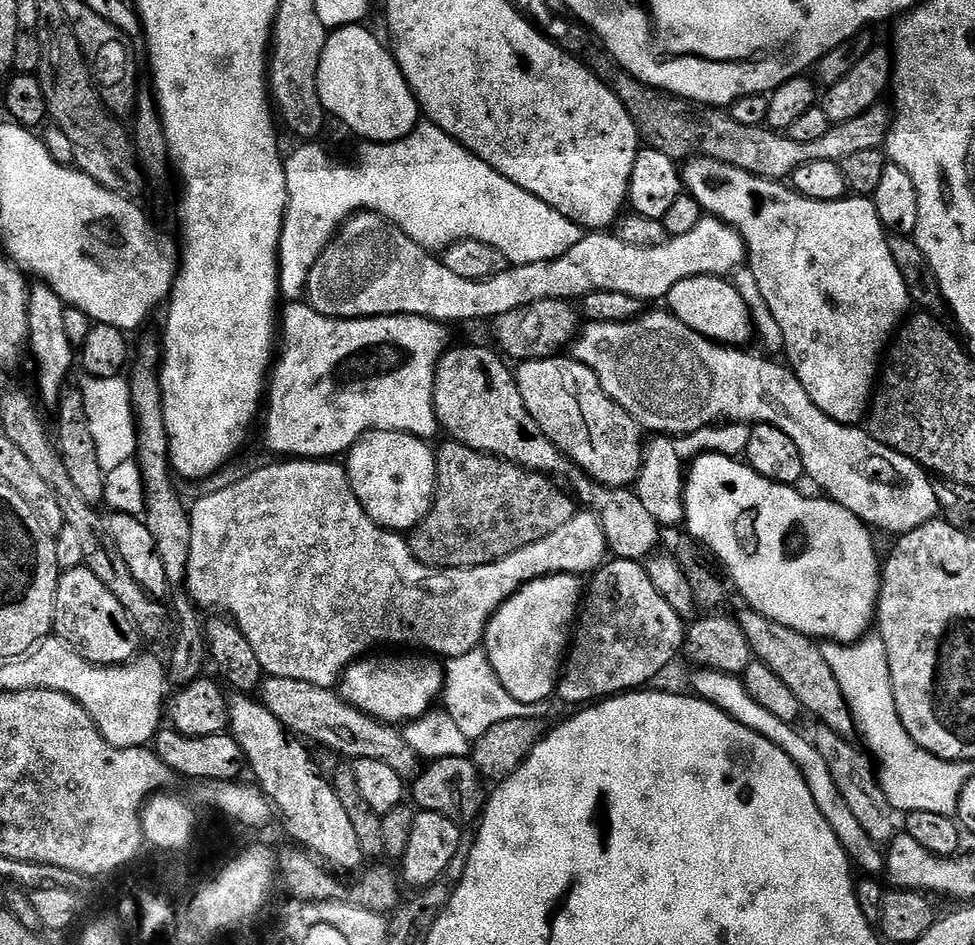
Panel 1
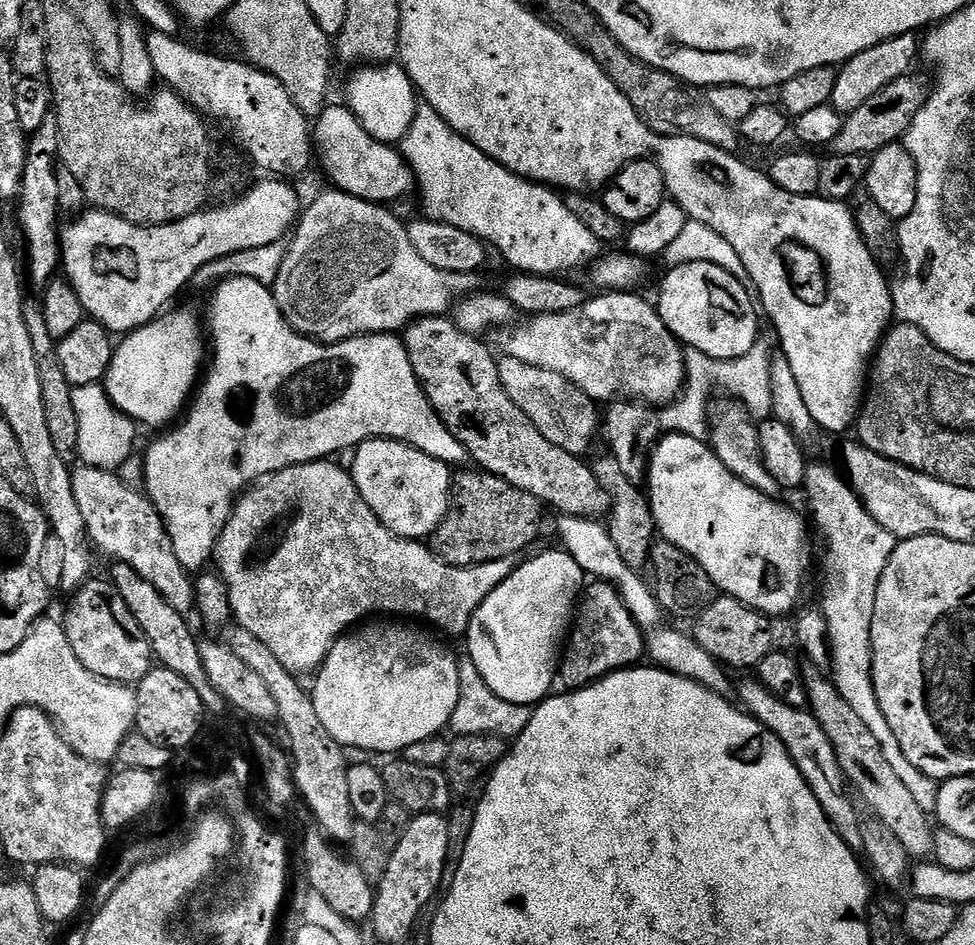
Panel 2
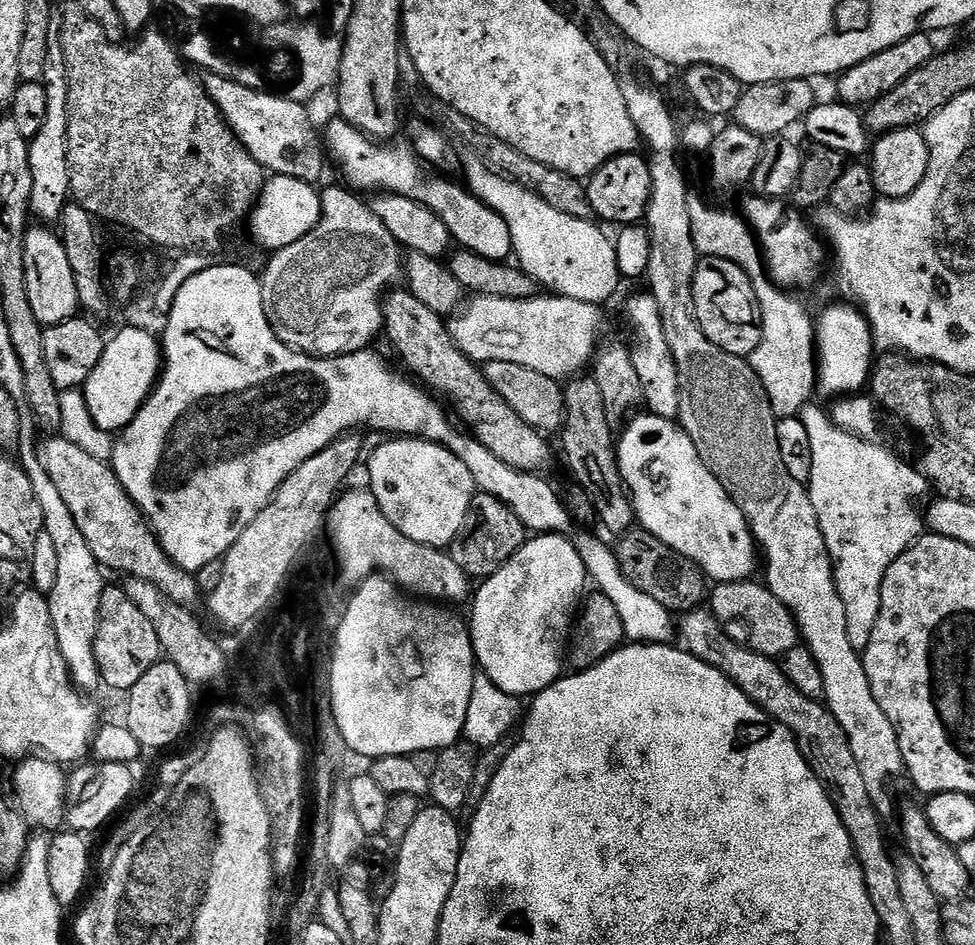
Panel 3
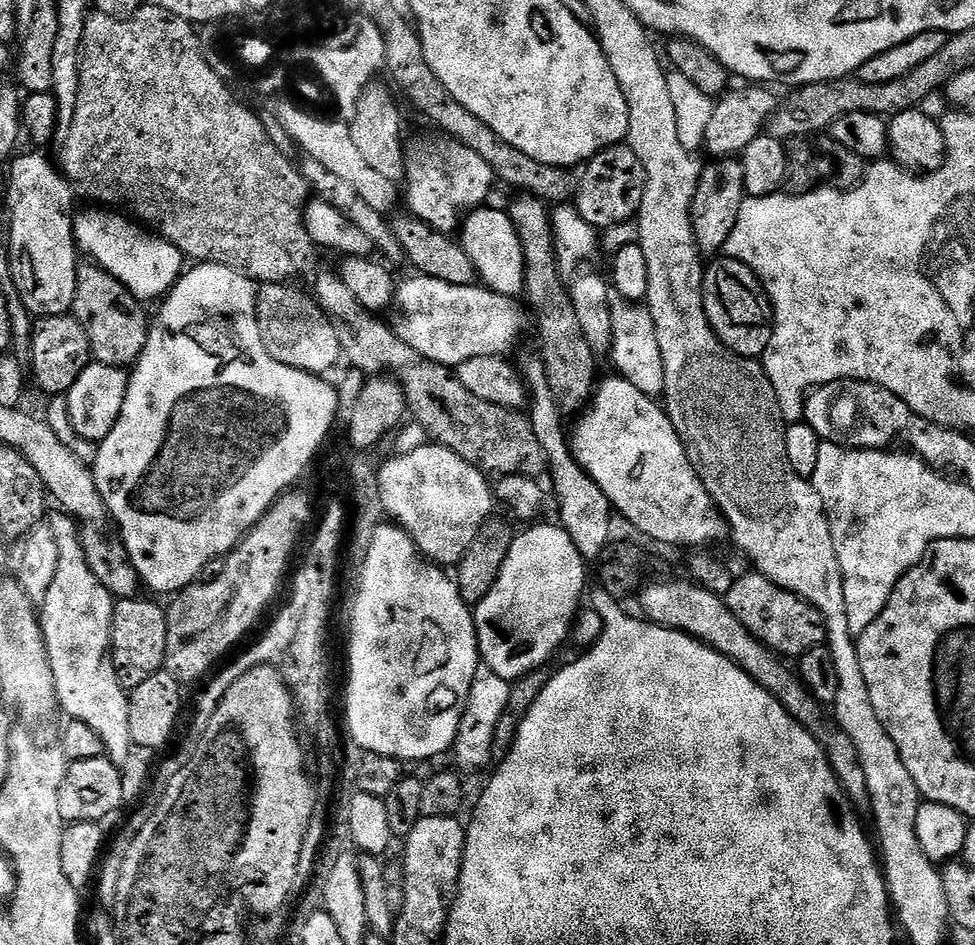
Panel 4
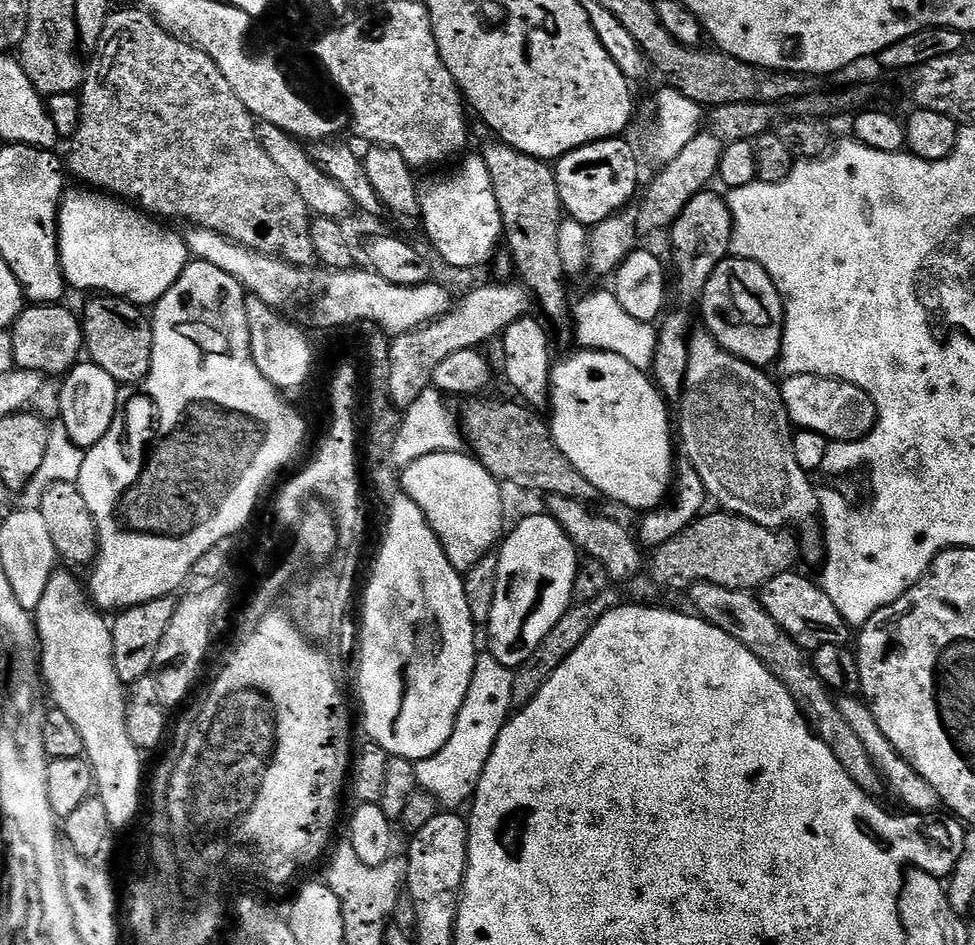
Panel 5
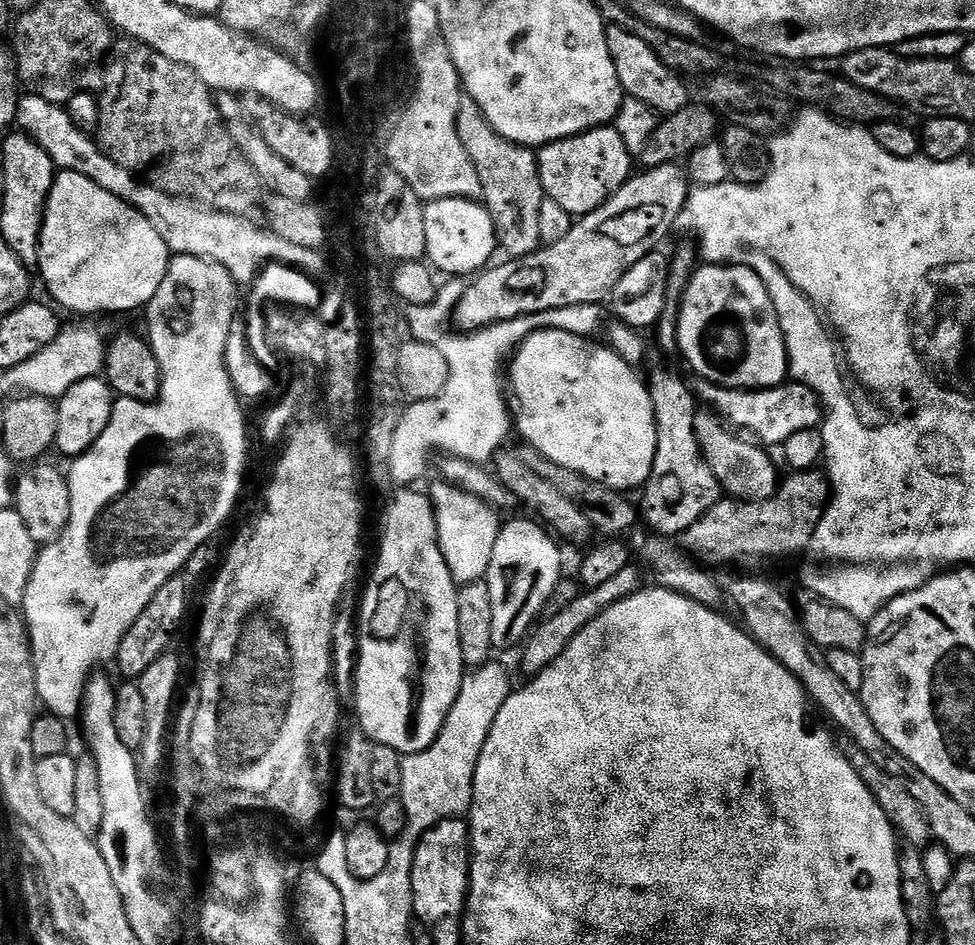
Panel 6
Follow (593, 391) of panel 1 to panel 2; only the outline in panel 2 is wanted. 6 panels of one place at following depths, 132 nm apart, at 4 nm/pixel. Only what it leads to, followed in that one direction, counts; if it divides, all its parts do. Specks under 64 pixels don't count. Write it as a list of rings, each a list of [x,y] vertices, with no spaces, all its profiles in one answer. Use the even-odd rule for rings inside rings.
[[[501,355],[498,360],[498,378],[502,378],[502,386],[506,394],[510,394],[510,402],[538,426],[542,438],[554,442],[562,450],[581,458],[587,457],[592,443],[602,428],[602,416],[596,408],[597,401],[589,398],[574,382],[562,378],[562,374],[554,374],[554,370],[546,370],[538,366],[530,366],[518,358]]]

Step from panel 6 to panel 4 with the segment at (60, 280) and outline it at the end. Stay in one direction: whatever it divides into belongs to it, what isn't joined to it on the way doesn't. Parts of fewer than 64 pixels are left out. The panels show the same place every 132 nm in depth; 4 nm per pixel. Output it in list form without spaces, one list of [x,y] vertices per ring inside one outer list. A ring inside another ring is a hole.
[[[96,210],[100,212],[84,212],[75,217],[74,227],[76,229],[76,246],[81,253],[84,252],[89,261],[100,265],[118,282],[122,282],[122,286],[126,286],[126,290],[130,290],[130,294],[134,294],[137,300],[141,302],[149,302],[148,300],[159,301],[161,298],[167,297],[175,286],[177,280],[180,279],[186,268],[186,257],[173,246],[169,240],[165,240],[163,236],[153,234],[147,227],[141,226],[139,223],[133,222],[127,215],[121,214],[116,210]]]

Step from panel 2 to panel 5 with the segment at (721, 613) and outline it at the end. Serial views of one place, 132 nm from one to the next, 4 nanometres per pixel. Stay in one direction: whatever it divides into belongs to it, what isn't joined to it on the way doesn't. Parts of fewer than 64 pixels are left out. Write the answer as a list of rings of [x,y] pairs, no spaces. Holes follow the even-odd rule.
[[[793,570],[778,574],[778,578],[770,578],[764,587],[759,589],[760,604],[782,626],[782,630],[792,639],[799,648],[814,650],[818,646],[834,646],[835,644],[847,645],[850,626],[838,614],[834,602],[815,579],[807,580],[799,576],[799,571]]]

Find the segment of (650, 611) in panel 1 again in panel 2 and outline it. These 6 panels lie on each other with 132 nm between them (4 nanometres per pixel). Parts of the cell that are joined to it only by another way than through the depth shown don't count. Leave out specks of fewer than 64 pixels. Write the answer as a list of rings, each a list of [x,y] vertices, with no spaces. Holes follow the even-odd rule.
[[[589,583],[583,589],[570,628],[570,639],[562,652],[562,663],[558,668],[559,683],[564,683],[563,687],[568,690],[586,688],[614,671],[639,665],[645,656],[646,634],[630,614],[615,584]]]

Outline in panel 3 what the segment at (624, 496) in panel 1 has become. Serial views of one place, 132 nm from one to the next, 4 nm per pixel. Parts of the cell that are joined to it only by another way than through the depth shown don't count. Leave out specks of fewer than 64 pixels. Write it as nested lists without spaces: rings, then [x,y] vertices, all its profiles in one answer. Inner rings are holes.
[[[407,290],[396,291],[389,291],[382,301],[383,331],[386,336],[388,332],[388,340],[392,343],[393,350],[400,355],[401,362],[409,368],[407,371],[427,389],[433,388],[430,389],[433,393],[441,392],[452,403],[451,411],[456,411],[472,427],[471,435],[482,442],[482,446],[486,446],[490,454],[502,458],[502,462],[506,462],[506,466],[514,466],[514,470],[543,473],[543,468],[552,460],[552,448],[544,441],[547,439],[526,422],[522,422],[522,418],[518,418],[518,414],[514,414],[510,406],[506,406],[494,386],[486,382],[483,367],[462,354],[462,350],[458,350],[458,346],[452,341],[445,317],[430,310],[430,306],[418,302],[418,298],[414,298],[414,294]]]

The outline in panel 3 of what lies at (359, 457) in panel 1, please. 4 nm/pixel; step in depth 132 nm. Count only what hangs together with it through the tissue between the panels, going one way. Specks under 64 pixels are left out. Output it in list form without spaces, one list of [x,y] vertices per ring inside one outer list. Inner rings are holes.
[[[388,438],[368,460],[367,487],[374,494],[382,514],[406,538],[431,548],[447,549],[464,529],[470,502],[477,487],[466,462],[448,448],[429,440]]]

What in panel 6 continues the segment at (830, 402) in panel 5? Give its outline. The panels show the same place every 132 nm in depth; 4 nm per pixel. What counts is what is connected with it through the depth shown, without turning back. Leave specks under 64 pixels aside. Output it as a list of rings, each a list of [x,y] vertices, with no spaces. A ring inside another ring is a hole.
[[[697,379],[694,384],[696,399],[701,405],[721,417],[732,419],[731,427],[755,438],[761,445],[783,446],[786,438],[807,428],[820,428],[825,409],[820,403],[820,395],[810,386],[785,382],[773,388],[723,388],[708,380]],[[729,416],[729,417],[728,417]],[[741,428],[741,429],[740,429]],[[744,431],[744,432],[743,432]],[[752,435],[752,436],[751,436]],[[757,436],[757,437],[756,437]]]

